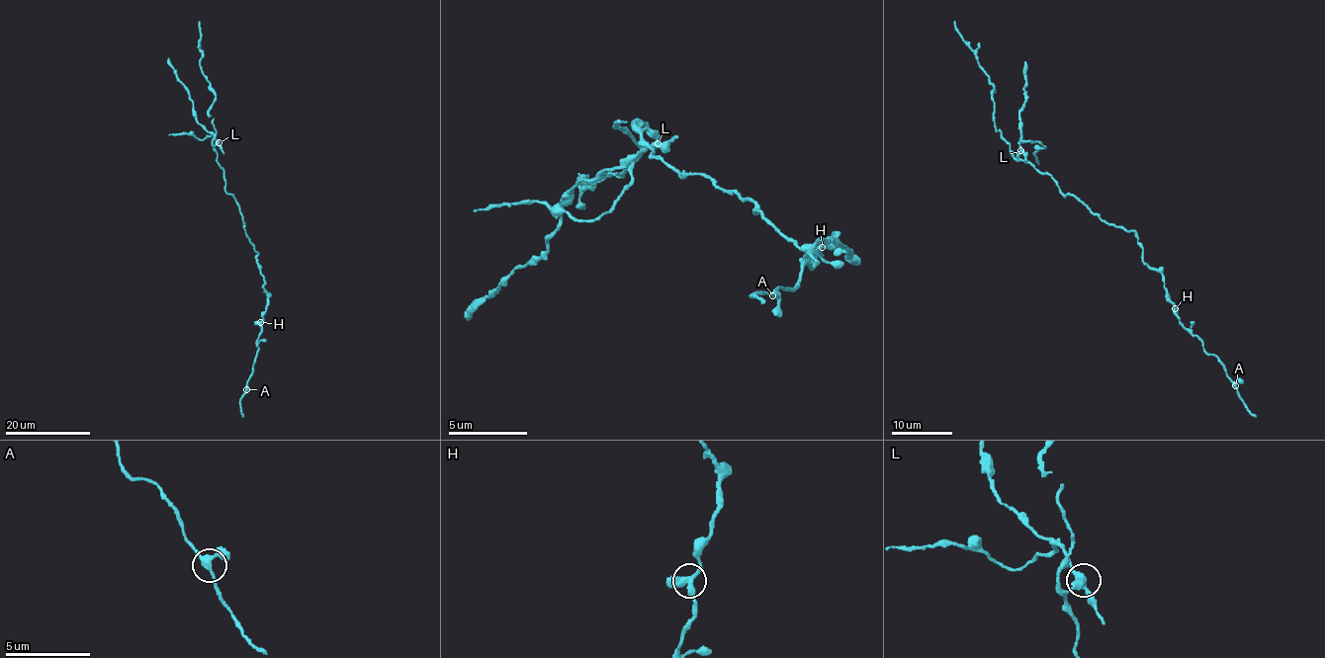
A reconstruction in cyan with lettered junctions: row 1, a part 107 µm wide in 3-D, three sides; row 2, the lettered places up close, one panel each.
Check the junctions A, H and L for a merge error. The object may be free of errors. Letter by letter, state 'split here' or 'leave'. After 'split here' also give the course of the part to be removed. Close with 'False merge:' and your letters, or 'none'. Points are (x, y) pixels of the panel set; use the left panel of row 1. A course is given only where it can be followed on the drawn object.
A: leave
H: leave
L: split here; course (219, 142), (198, 123), (189, 91), (176, 76), (168, 58)
False merge: L

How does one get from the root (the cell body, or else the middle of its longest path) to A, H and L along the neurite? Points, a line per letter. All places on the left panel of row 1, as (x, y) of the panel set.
A: (241, 217), (245, 232), (257, 253), (256, 262), (268, 296), (258, 352), (246, 389)
H: (241, 217), (245, 232), (257, 253), (256, 262), (268, 296), (260, 322)
L: (241, 217), (239, 206), (224, 190), (223, 172), (215, 148), (219, 142)

